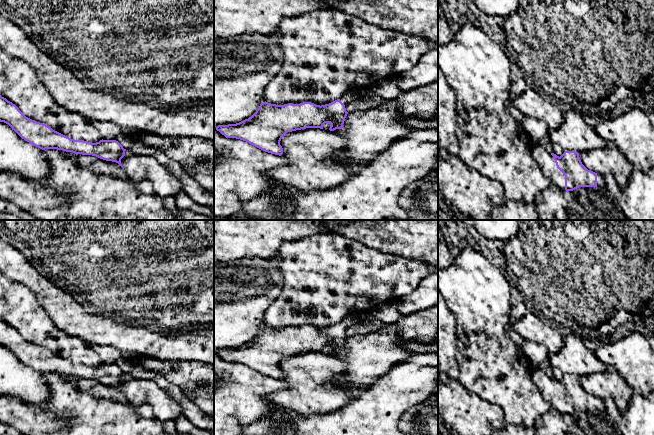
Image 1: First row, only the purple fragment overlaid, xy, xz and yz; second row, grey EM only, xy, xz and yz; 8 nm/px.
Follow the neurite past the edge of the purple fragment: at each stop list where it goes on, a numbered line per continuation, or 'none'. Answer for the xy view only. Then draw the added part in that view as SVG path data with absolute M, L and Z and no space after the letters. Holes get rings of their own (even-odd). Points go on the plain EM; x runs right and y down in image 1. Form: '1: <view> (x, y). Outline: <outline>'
1: xy (137, 391). Outline: M126 374L121 388L133 406L150 405L155 419L161 422L175 422L183 415L181 407L152 379L134 378Z

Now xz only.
1: xz (350, 320). Outline: M348 315L345 319L340 322L340 325L347 329L354 324L361 322L364 319L364 315Z

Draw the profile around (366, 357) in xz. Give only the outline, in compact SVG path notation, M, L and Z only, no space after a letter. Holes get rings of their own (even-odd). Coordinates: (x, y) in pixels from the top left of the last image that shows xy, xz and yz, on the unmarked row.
M438 305L400 318L384 329L347 338L344 350L333 356L343 363L344 371L334 385L345 390L361 389L384 376L393 366L405 362L413 353L401 345L407 342L428 344L438 341Z

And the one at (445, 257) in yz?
M438 240L438 270L452 264L455 257L444 240Z

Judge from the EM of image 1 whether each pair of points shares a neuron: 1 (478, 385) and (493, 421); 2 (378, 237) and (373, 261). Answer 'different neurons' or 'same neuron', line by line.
1: different neurons
2: different neurons

